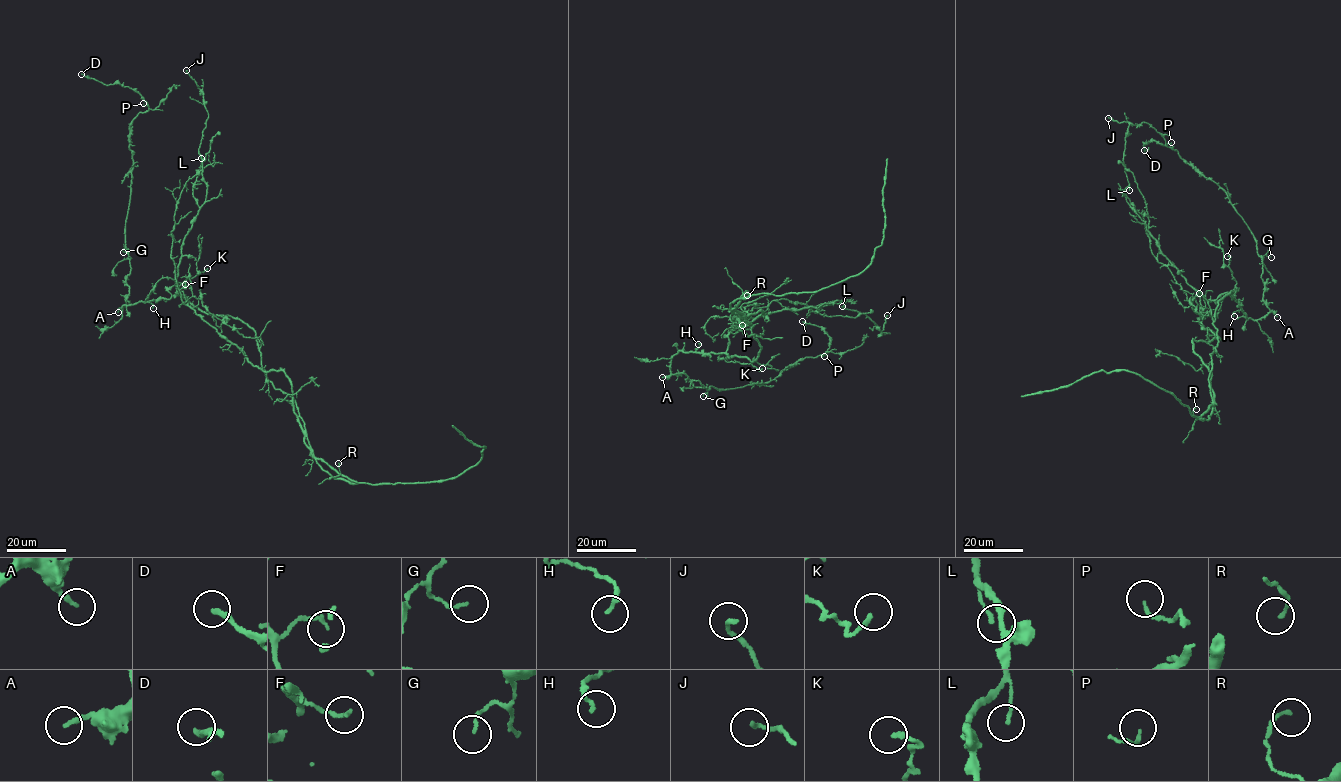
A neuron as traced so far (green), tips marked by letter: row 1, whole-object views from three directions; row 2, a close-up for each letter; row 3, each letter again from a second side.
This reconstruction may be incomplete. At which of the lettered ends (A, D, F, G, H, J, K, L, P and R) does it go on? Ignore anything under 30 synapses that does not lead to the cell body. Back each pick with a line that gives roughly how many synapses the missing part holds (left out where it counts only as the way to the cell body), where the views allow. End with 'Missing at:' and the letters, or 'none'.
Missing at: none

